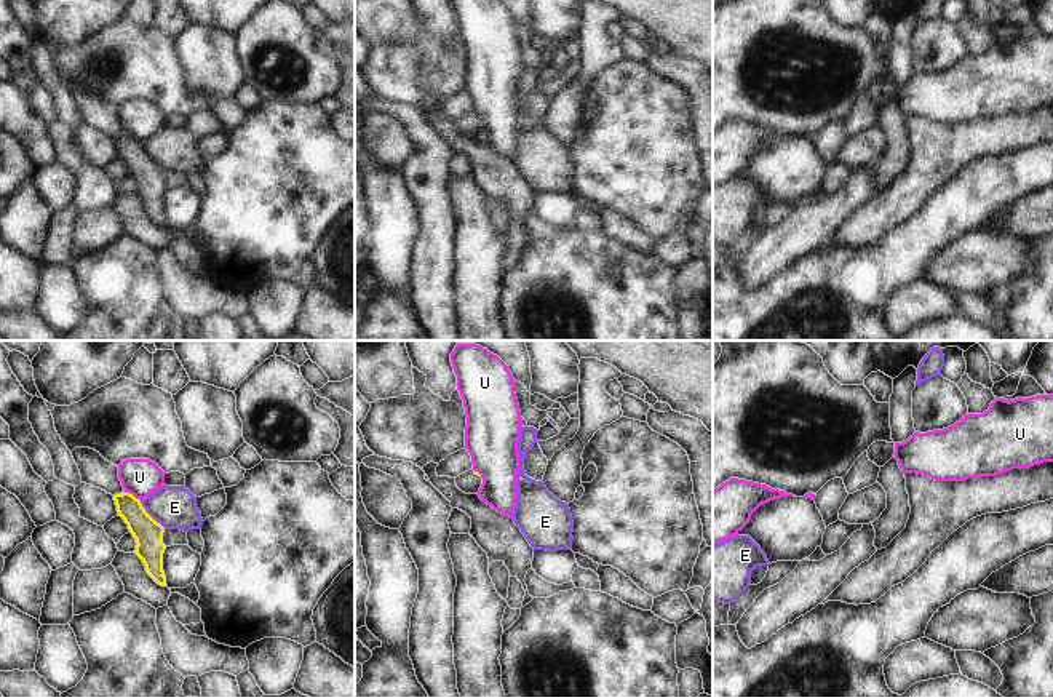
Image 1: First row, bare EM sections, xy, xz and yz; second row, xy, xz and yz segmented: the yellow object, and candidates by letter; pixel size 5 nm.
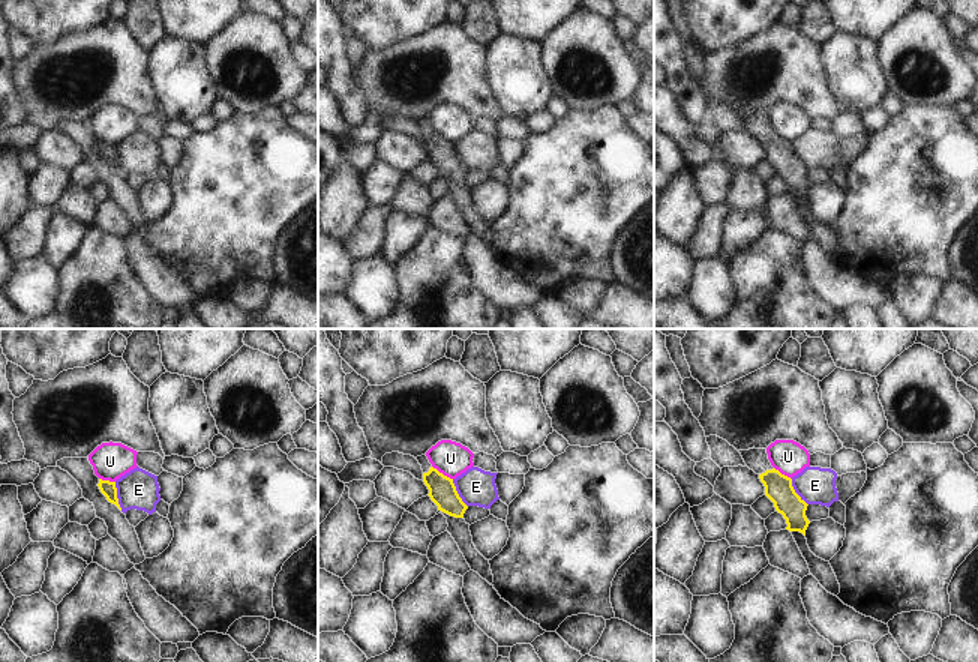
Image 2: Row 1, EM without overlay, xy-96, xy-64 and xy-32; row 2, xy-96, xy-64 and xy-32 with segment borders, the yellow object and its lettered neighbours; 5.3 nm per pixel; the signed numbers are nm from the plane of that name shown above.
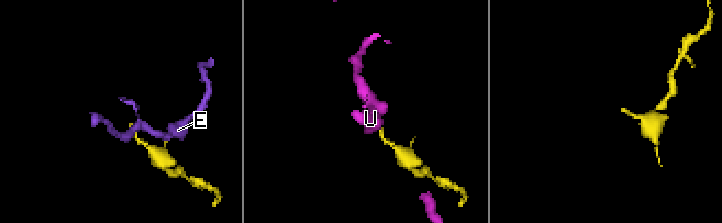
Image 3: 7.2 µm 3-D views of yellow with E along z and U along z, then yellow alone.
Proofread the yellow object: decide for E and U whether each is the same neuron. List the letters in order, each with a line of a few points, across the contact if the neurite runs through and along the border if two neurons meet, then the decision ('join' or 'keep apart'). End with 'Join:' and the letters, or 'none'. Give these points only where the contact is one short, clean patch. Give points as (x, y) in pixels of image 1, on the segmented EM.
E: xy (139, 501), (165, 528) | keep apart
U: xy (125, 491), (139, 501) | keep apart
Join: none

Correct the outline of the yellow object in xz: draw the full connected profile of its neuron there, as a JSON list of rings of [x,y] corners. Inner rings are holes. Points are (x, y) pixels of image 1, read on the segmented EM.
[[[468,470],[455,478],[455,484],[465,494],[476,494],[483,484],[483,478],[478,472]]]

